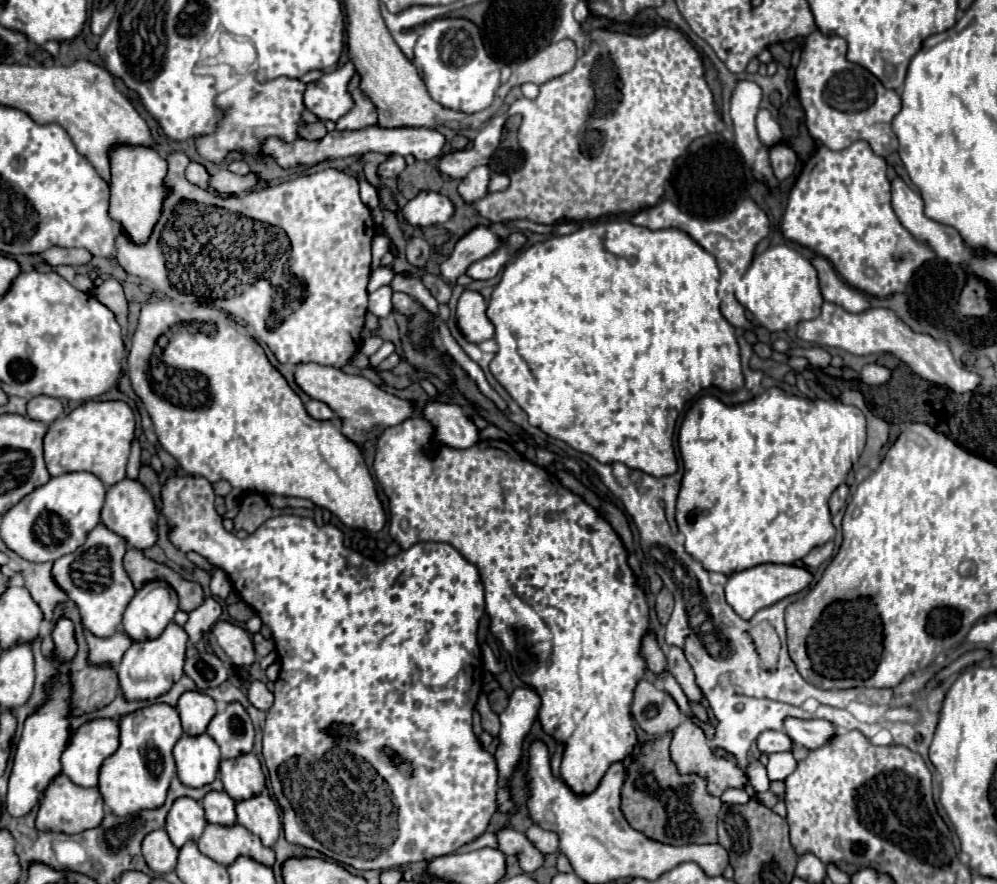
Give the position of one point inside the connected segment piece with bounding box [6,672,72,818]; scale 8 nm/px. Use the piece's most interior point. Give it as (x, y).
(46, 731)

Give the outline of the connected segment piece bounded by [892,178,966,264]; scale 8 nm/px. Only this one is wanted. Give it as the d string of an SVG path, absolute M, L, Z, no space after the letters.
M896 178L896 180L892 182L892 208L894 208L896 216L900 218L900 222L904 224L904 228L906 228L918 242L928 244L938 258L948 260L948 262L952 262L952 264L960 264L960 260L962 260L962 256L964 256L964 252L966 252L966 248L962 248L962 246L964 246L962 236L960 236L952 226L946 226L946 224L940 224L940 222L928 218L928 216L924 214L924 200L922 200L922 196L920 196L918 192L914 192L912 188L908 188L900 178Z

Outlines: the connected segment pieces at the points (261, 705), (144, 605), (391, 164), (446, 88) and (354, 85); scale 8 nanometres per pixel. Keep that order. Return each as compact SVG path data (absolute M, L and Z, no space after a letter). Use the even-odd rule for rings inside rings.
M252 682L250 690L248 690L248 700L258 708L258 710L268 710L274 702L274 696L272 692L266 688L264 682Z
M162 580L146 582L140 590L136 590L136 596L130 600L122 630L132 640L148 640L158 638L162 630L174 620L174 614L178 610L178 594L174 594L174 588Z
M388 158L386 162L382 162L378 166L378 174L382 178L396 178L404 168L406 168L406 160L404 158Z
M436 18L424 24L414 48L414 66L430 96L444 108L462 114L486 110L494 102L494 92L500 88L500 66L488 56L480 28L466 18Z
M354 74L352 80L348 82L348 94L352 96L354 106L348 114L344 114L336 122L336 130L360 130L360 128L376 124L374 104L370 102L370 98L360 88L360 74Z

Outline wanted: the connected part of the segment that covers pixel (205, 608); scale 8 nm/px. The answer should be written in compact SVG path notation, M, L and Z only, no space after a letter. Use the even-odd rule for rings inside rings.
M204 598L204 602L190 612L190 618L184 626L190 642L198 642L220 618L222 606L216 598Z

